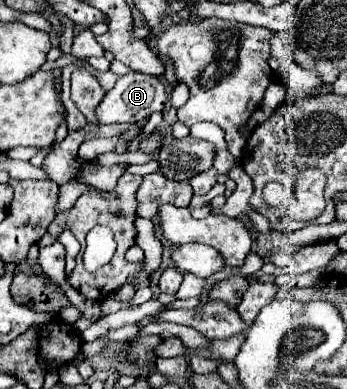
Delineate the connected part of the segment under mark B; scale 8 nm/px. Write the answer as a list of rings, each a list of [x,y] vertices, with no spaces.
[[[126,74],[122,76],[112,90],[106,92],[104,100],[96,108],[98,124],[118,124],[118,122],[138,122],[148,118],[152,112],[162,112],[168,102],[166,86],[162,80],[146,76],[146,74]]]

